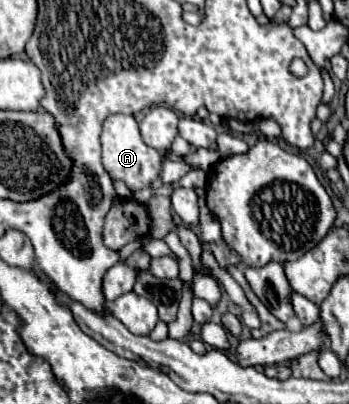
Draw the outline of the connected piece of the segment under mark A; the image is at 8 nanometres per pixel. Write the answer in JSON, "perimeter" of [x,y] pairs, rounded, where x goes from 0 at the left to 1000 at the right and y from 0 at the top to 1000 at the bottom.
{"perimeter":[[[352,280],[312,285],[295,300],[289,359],[295,359],[295,413],[307,418],[307,428],[324,443],[347,443],[375,473],[398,473],[398,468],[433,458],[456,438],[456,428],[461,428],[461,379],[410,354],[387,290],[352,285]]]}

